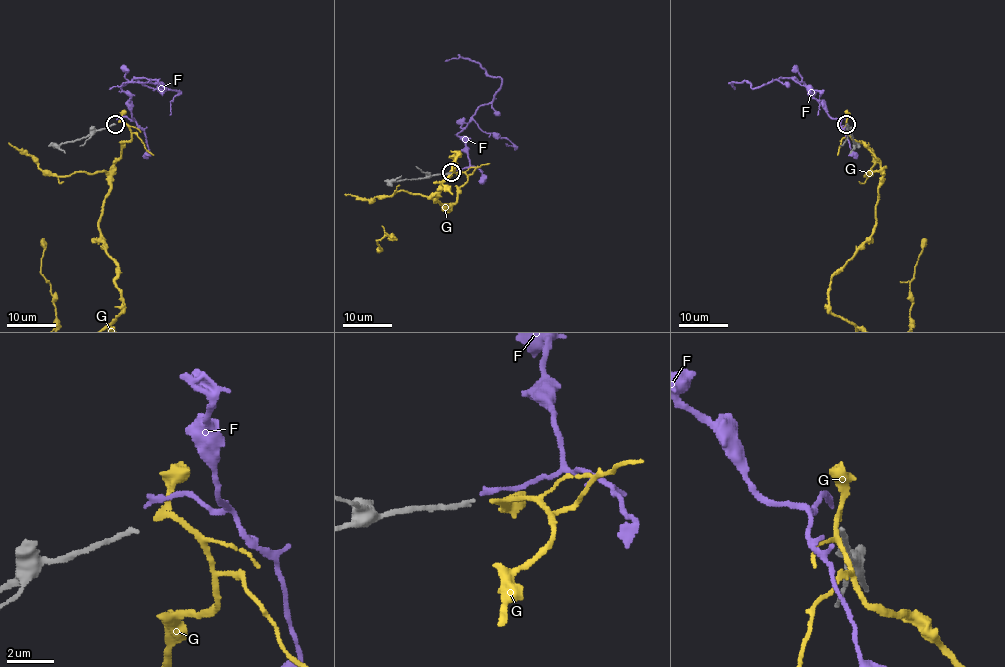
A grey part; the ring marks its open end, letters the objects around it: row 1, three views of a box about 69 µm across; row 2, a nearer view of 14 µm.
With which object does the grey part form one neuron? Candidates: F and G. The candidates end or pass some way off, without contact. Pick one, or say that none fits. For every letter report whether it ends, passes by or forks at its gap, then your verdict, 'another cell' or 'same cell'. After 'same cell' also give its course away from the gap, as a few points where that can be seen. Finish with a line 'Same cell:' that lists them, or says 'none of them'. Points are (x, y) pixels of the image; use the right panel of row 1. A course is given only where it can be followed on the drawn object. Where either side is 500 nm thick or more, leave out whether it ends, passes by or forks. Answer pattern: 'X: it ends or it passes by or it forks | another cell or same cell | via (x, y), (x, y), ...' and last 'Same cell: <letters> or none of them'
F: it ends | another cell
G: it passes by | same cell
Same cell: G

